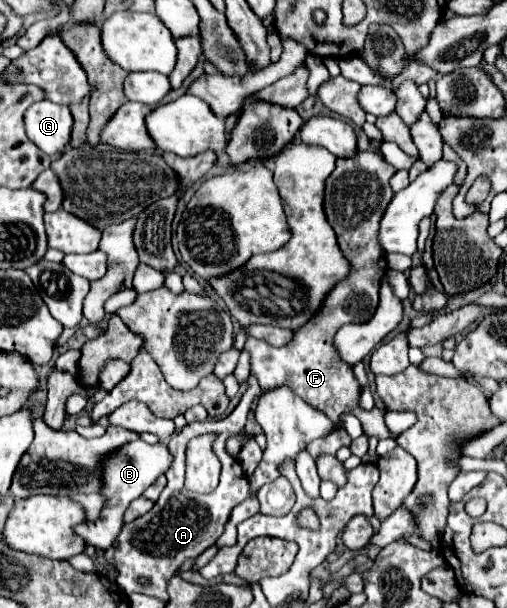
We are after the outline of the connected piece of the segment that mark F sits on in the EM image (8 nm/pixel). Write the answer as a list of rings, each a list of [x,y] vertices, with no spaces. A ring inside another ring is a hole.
[[[356,152],[354,158],[336,160],[336,168],[326,182],[324,210],[330,226],[338,236],[340,250],[352,262],[352,274],[350,278],[334,286],[334,290],[324,300],[322,310],[314,316],[314,320],[310,320],[306,326],[294,332],[294,338],[288,346],[274,348],[256,338],[248,338],[246,342],[246,350],[250,352],[252,358],[250,360],[252,374],[258,378],[262,392],[274,390],[278,386],[286,386],[294,394],[298,394],[304,402],[324,412],[334,422],[334,432],[330,432],[330,436],[308,444],[308,452],[310,456],[314,456],[314,460],[322,454],[336,454],[342,446],[346,446],[348,434],[340,424],[340,414],[344,412],[354,414],[362,422],[366,436],[376,436],[378,440],[392,438],[390,430],[386,428],[384,416],[378,408],[366,412],[358,406],[358,398],[360,398],[358,382],[350,366],[338,360],[338,354],[332,348],[332,338],[336,330],[348,322],[360,324],[370,320],[378,306],[378,288],[386,272],[386,258],[378,244],[378,226],[386,212],[386,206],[394,196],[390,188],[390,178],[394,174],[396,168],[374,152]]]

